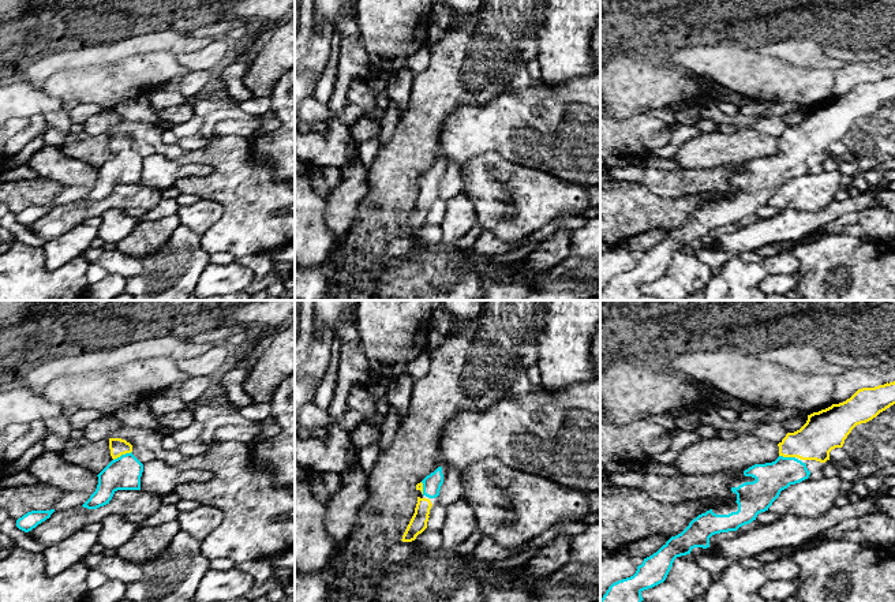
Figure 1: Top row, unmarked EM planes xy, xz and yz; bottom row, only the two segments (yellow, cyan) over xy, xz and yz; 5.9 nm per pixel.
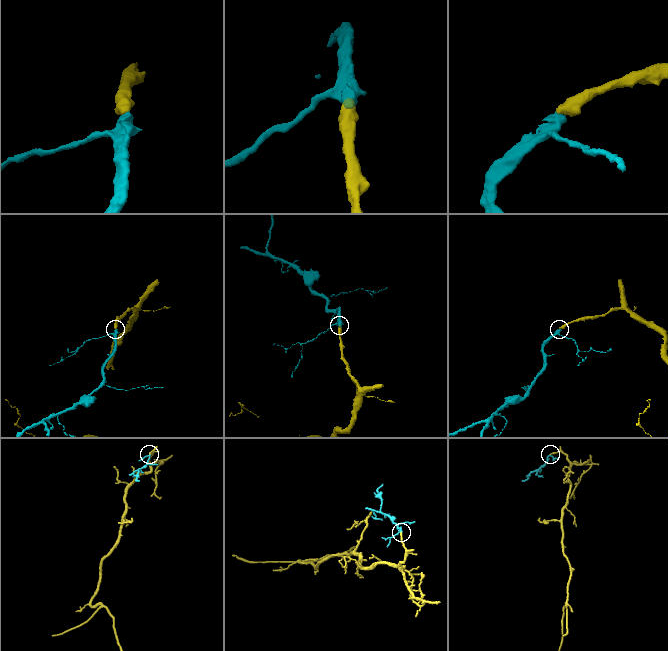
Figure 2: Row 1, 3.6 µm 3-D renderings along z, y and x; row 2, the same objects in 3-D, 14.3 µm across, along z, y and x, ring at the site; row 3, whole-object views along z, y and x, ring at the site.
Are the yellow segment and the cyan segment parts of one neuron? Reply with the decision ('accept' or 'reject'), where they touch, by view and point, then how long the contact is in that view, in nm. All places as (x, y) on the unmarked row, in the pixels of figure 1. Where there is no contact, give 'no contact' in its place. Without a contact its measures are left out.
accept; contact xy (122, 148); length 130 nm

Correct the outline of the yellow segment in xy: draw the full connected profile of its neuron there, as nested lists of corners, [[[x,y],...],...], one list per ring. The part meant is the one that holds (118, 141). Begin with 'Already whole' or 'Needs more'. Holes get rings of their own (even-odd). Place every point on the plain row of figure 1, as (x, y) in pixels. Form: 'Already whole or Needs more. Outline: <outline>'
Needs more. Outline: [[[109,132],[112,156],[97,169],[98,179],[82,199],[97,203],[109,198],[117,184],[141,184],[143,158],[132,149],[132,139],[121,132]]]

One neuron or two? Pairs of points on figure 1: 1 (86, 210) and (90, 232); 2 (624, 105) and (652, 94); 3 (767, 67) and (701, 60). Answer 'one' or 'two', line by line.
1: two
2: one
3: one

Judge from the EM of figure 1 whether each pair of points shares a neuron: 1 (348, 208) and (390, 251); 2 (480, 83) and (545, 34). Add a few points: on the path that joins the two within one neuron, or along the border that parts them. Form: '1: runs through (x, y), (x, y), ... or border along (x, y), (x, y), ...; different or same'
1: border along (370, 187), (362, 202), (358, 220), (340, 245); different
2: border along (546, 14), (535, 37); different

